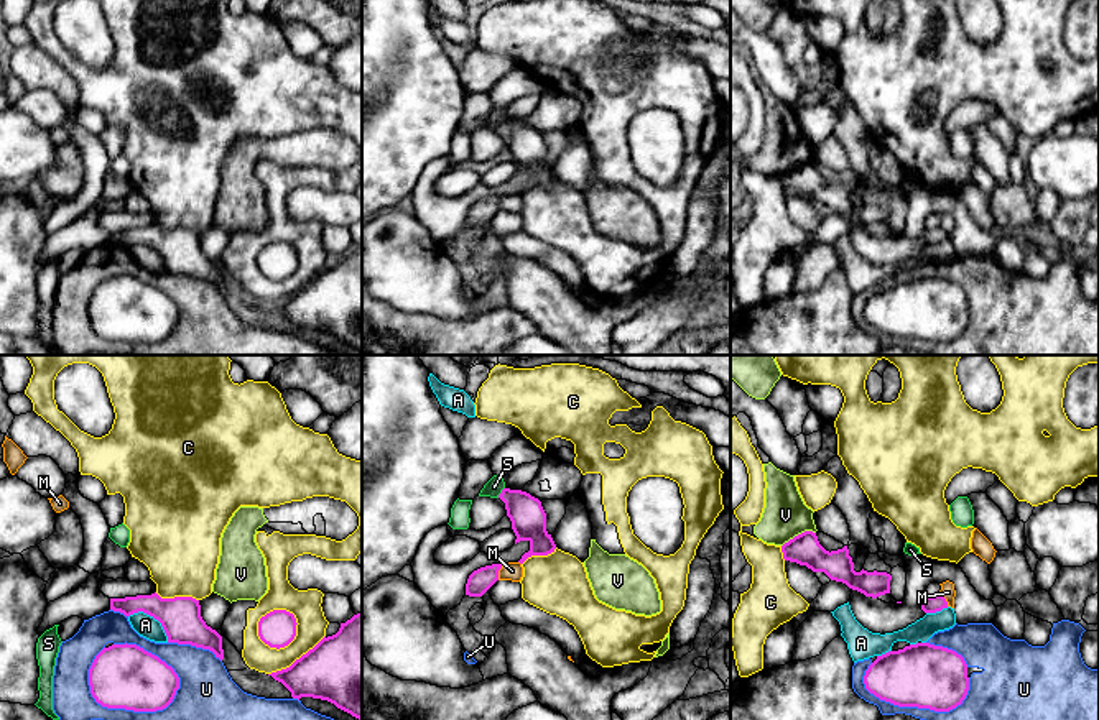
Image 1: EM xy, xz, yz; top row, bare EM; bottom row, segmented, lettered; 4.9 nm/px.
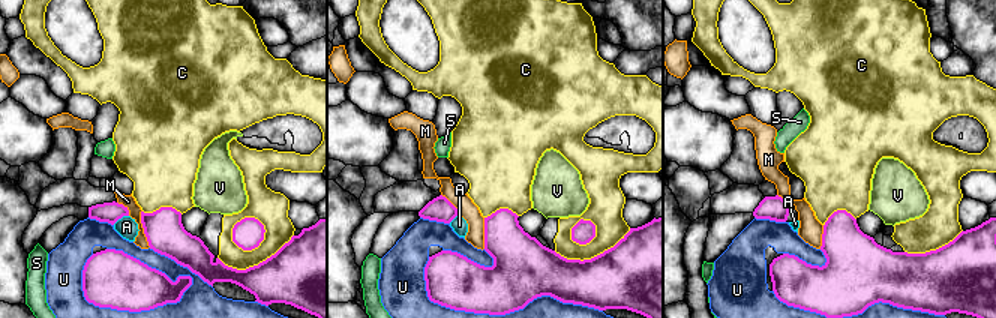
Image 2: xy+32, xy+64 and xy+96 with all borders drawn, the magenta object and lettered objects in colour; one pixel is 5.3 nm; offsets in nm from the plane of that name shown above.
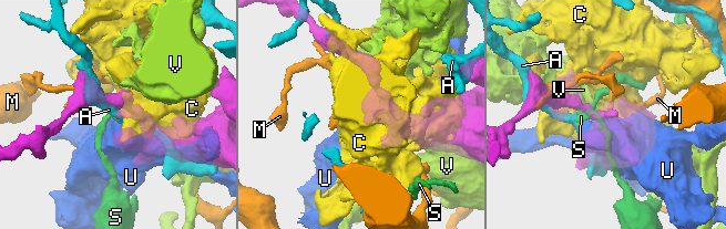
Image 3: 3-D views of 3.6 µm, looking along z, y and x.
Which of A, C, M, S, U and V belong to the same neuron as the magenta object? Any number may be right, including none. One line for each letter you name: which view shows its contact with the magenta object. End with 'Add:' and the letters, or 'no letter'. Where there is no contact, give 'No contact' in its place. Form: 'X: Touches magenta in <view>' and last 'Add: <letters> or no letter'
Add: no letter

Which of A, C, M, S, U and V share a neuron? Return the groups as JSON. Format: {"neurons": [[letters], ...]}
{"neurons": [["A"], ["C"], ["M"], ["S"], ["U"], ["V"]]}

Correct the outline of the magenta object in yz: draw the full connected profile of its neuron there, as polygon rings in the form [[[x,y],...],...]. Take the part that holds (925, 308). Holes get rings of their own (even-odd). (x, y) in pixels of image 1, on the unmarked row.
[[[916,275],[877,288],[864,316],[880,332],[898,339],[949,344],[967,327],[967,296],[953,281]]]

